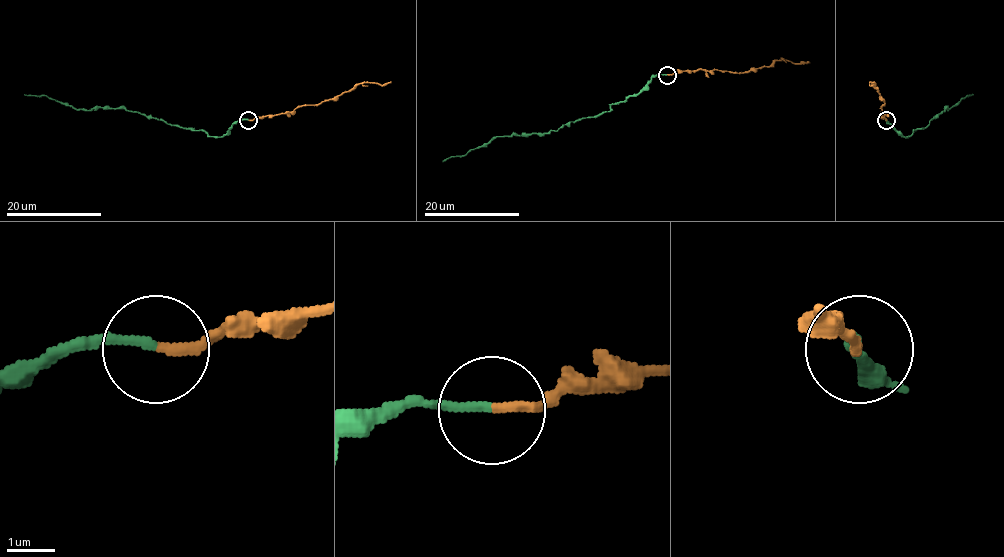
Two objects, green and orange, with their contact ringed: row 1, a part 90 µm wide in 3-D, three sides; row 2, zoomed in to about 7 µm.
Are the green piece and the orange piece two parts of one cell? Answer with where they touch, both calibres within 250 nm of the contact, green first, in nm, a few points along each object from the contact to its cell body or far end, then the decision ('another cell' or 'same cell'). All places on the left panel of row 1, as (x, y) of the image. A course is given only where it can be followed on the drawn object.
(248, 120) | 180/190 nm | green via (249, 120), (239, 119), (225, 134), (210, 137), (123, 108), (74, 110), (46, 95), (24, 94) | orange via (249, 120), (321, 104), (363, 82), (387, 85), (391, 81) | another cell

